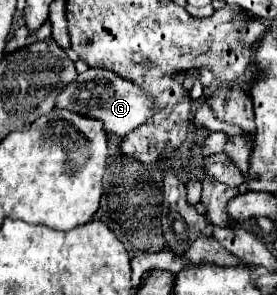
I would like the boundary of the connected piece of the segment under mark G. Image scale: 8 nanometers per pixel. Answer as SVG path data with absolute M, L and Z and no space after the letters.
M89 68L87 72L79 74L57 96L55 108L63 108L81 116L101 120L105 132L117 134L117 136L129 134L139 124L143 124L149 118L149 114L153 114L153 106L149 106L149 98L145 98L145 92L141 90L141 86L133 86L133 82L125 82L123 78L117 78L117 74L105 68Z

